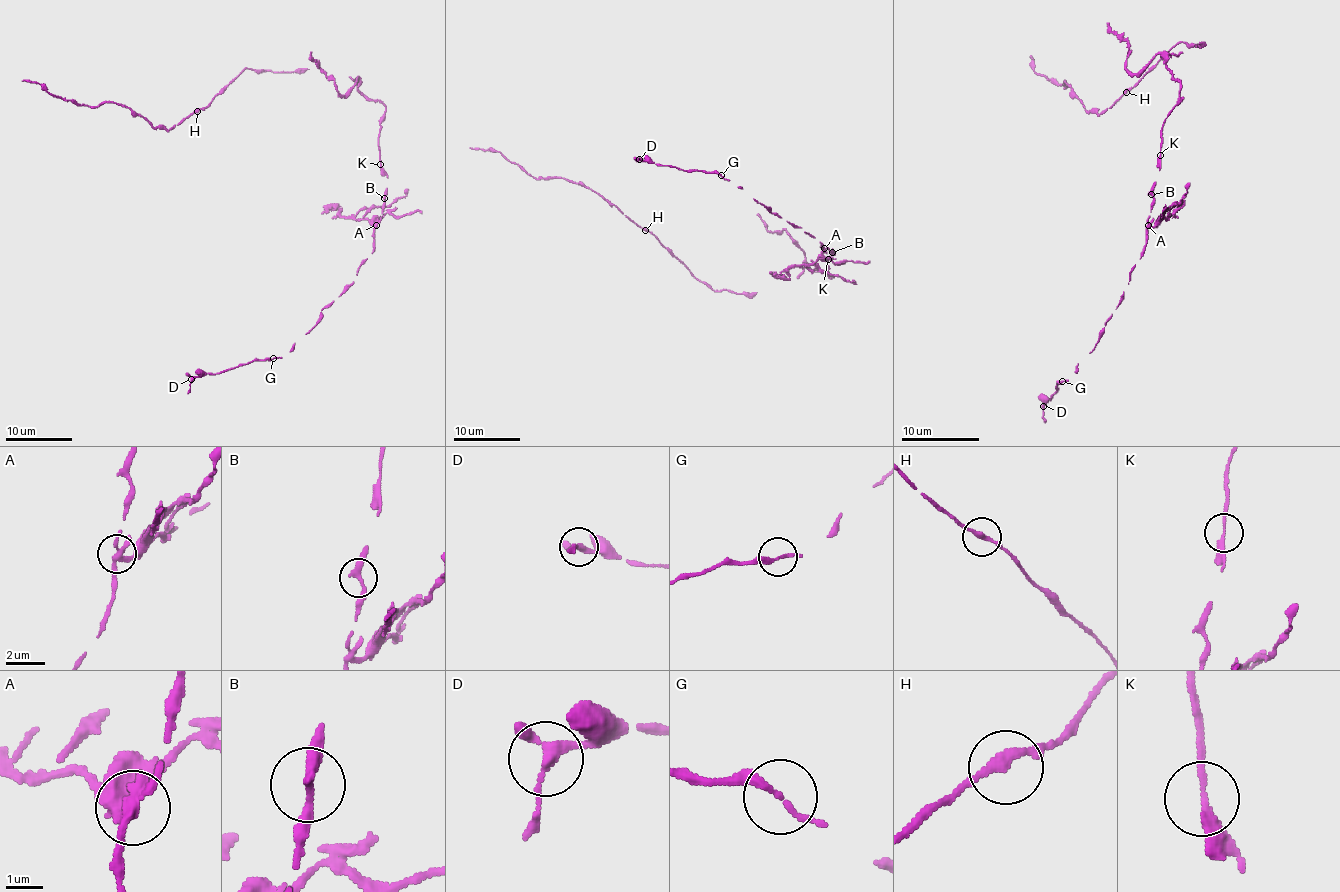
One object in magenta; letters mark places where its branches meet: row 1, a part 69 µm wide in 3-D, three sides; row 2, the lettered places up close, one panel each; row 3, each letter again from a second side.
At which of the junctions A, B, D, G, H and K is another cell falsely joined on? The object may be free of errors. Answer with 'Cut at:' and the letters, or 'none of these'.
Cut at: A

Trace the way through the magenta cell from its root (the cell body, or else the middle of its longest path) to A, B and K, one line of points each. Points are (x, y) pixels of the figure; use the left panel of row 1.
A: (369, 98), (385, 107), (379, 133), (379, 155), (380, 170), (387, 176), (387, 190), (384, 211), (375, 225)
B: (369, 98), (385, 107), (379, 133), (380, 170), (387, 176), (384, 198)
K: (369, 98), (385, 107), (379, 133), (380, 165)

